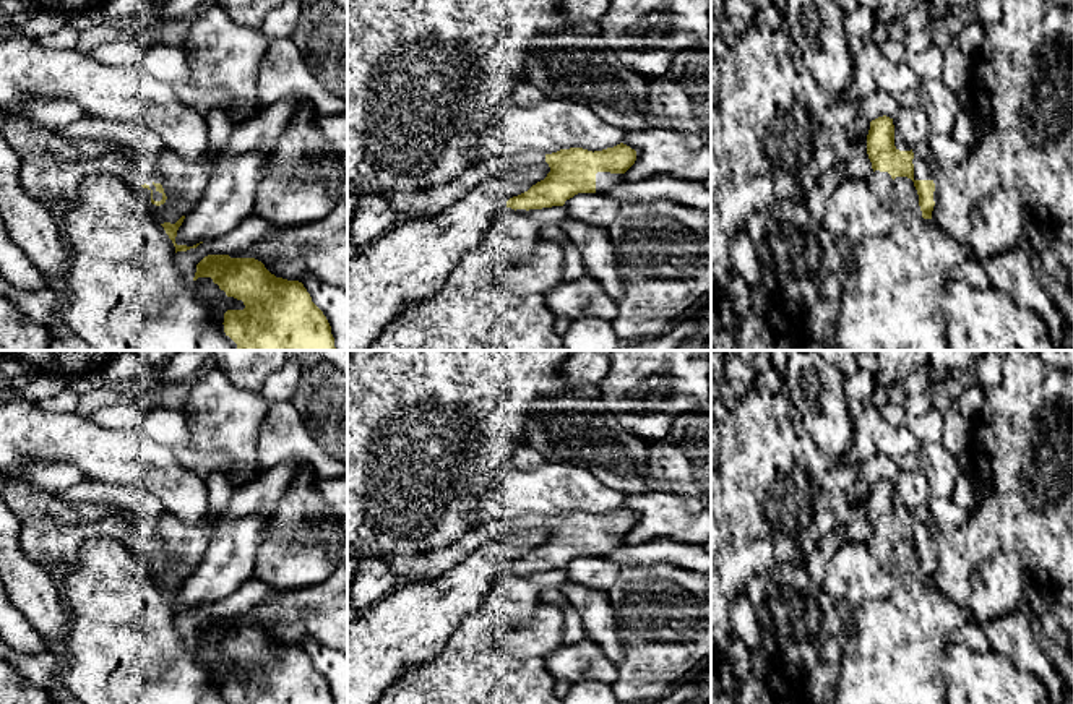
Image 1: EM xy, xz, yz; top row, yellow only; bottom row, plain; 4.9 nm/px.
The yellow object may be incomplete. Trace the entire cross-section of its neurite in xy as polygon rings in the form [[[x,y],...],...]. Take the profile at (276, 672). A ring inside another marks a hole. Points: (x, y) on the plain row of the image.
[[[208,618],[196,628],[193,644],[198,641],[211,641],[227,660],[243,665],[243,673],[224,676],[224,696],[232,704],[334,704],[326,680],[304,647],[276,641],[255,621]]]

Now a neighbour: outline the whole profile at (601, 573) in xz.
[[[578,556],[567,563],[563,571],[571,582],[586,582],[593,589],[609,590],[620,573],[620,564],[602,556]]]

